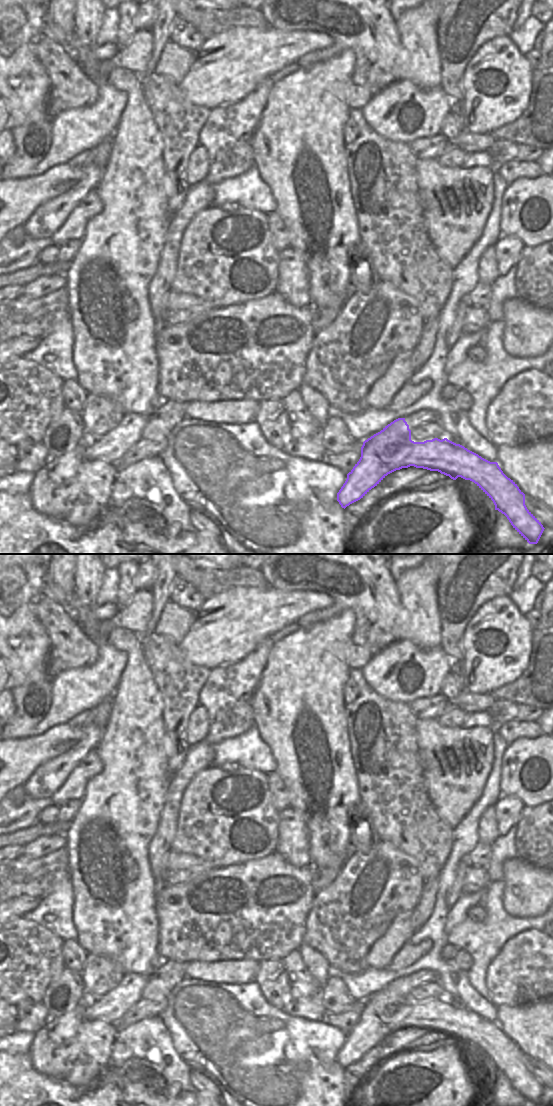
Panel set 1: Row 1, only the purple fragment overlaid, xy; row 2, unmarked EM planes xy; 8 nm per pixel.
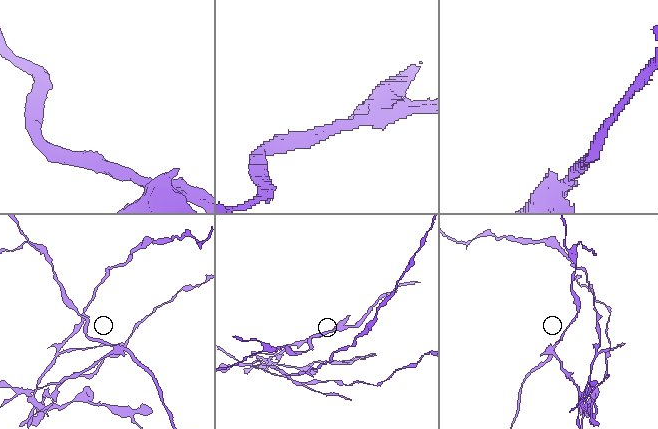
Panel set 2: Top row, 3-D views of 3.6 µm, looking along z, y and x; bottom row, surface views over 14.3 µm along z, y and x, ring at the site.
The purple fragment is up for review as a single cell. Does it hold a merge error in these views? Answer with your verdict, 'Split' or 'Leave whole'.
Split.

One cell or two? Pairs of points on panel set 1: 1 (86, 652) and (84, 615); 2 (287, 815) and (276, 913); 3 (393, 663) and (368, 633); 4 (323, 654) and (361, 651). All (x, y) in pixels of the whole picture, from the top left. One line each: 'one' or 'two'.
1: two
2: two
3: two
4: two

